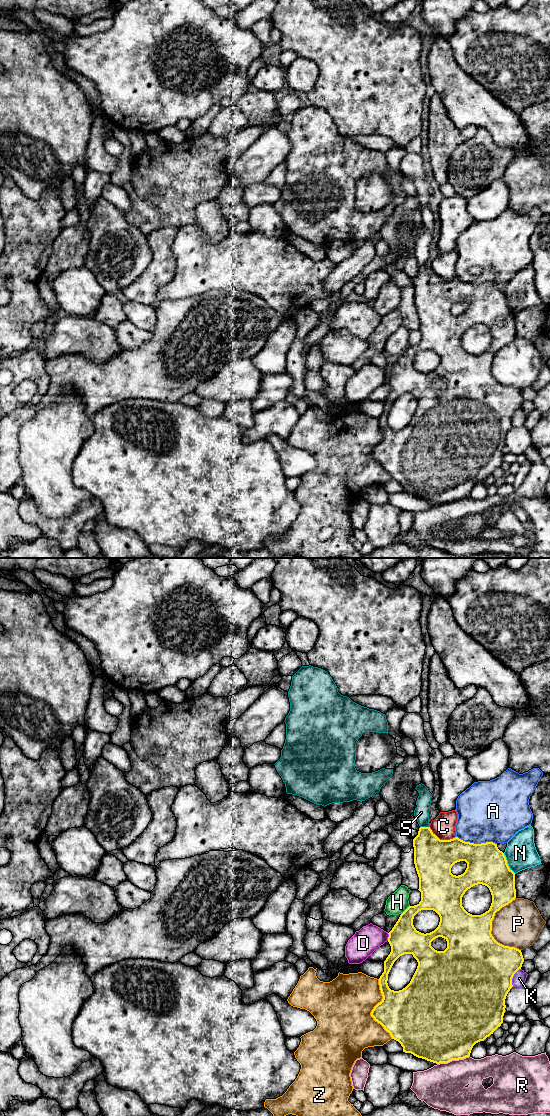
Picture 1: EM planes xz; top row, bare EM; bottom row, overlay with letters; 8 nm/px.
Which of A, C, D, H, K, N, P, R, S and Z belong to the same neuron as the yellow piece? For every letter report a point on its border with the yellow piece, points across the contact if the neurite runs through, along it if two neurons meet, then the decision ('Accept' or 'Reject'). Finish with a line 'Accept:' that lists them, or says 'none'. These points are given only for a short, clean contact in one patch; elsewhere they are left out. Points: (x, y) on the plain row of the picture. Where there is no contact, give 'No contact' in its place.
A: Touches yellow at xz (476, 284). Reject
C: Touches yellow at xz (441, 280). Reject
D: Touches yellow at xz (388, 377). Reject
H: Touches yellow at xz (405, 350). Reject
K: Touches yellow at xz (512, 417). Reject
N: Touches yellow at xz (506, 303). Boundary: xz (503, 293), (507, 305), (515, 313). Reject
P: Touches yellow at xz (491, 369). Reject
R: Touches yellow at xz (453, 499). Reject
S: Touches yellow at xz (424, 267). Boundary: xz (420, 266), (428, 267). Reject
Z: Touches yellow at xz (373, 449). Reject
Accept: none

